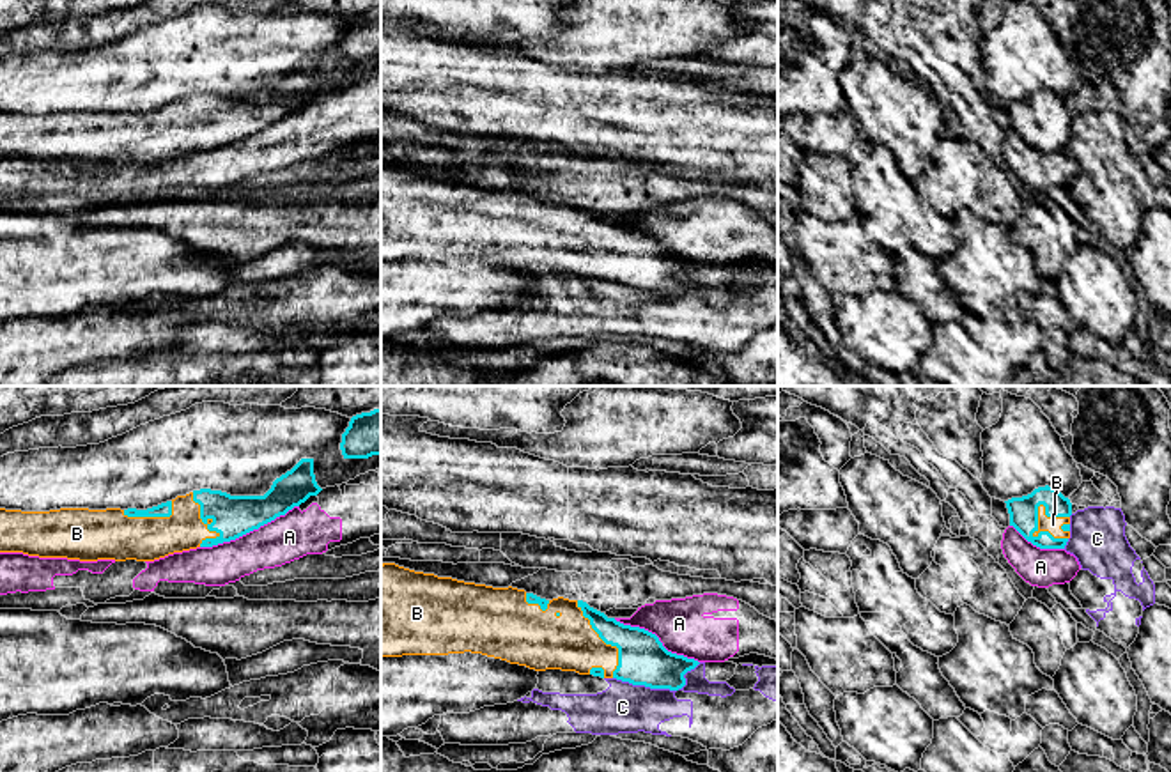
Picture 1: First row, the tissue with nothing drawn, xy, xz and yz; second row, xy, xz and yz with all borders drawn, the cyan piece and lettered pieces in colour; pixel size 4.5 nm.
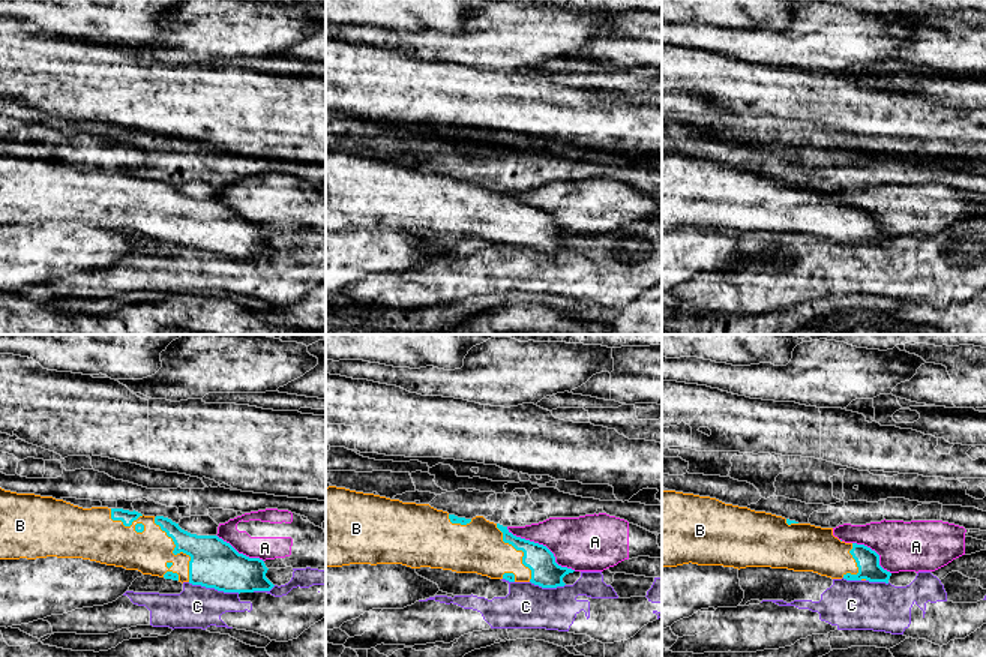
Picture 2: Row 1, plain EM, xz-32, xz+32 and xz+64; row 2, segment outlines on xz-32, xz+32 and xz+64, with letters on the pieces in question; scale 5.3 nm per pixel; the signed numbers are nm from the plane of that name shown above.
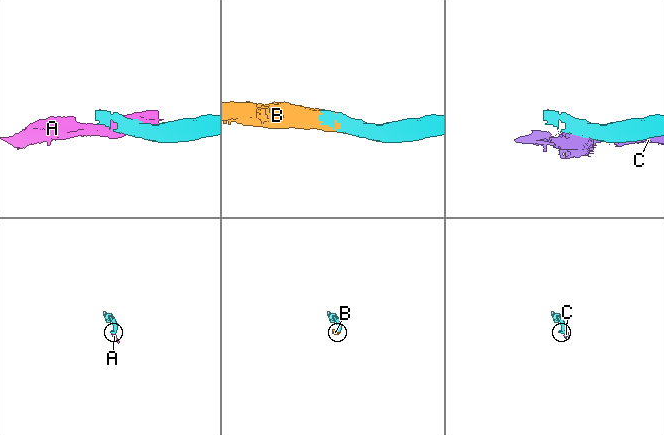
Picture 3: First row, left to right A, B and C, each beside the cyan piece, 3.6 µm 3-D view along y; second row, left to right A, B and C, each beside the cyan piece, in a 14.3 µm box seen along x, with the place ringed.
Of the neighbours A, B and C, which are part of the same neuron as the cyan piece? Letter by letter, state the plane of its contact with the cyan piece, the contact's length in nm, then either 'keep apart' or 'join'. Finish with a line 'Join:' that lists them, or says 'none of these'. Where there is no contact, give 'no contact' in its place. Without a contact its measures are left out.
A: meets cyan in xy; contact 480 nm long; keep apart
B: meets cyan in yz; contact 200 nm long; join
C: meets cyan in xz; contact 400 nm long; keep apart
Join: B

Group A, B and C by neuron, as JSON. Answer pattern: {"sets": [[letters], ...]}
{"sets": [["A"], ["B"], ["C"]]}

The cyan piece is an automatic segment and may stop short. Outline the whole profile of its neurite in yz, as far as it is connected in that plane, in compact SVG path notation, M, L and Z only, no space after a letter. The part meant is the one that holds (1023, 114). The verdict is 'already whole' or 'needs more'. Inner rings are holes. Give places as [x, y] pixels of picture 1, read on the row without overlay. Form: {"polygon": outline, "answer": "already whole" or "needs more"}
{"polygon": "M1045 89L1006 106L1010 129L1040 152L1065 152L1070 142L1072 106Z", "answer": "needs more"}

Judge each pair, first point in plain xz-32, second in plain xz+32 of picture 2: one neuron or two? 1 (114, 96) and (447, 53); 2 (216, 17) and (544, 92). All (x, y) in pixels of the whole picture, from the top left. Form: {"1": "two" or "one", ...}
{"1": "two", "2": "two"}

